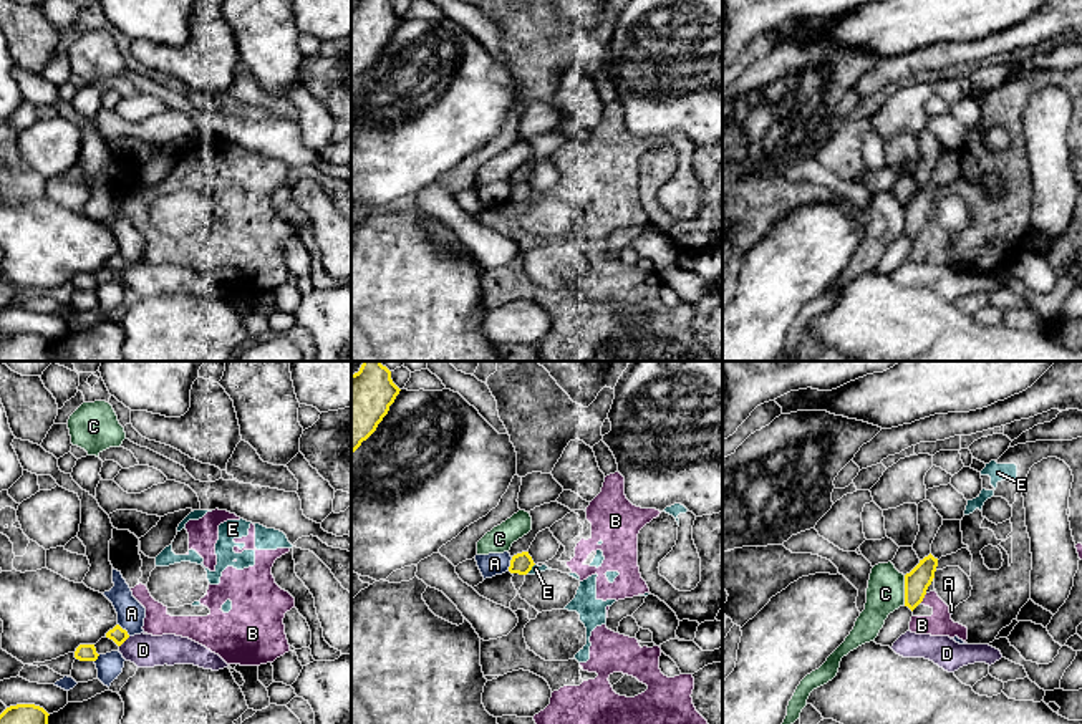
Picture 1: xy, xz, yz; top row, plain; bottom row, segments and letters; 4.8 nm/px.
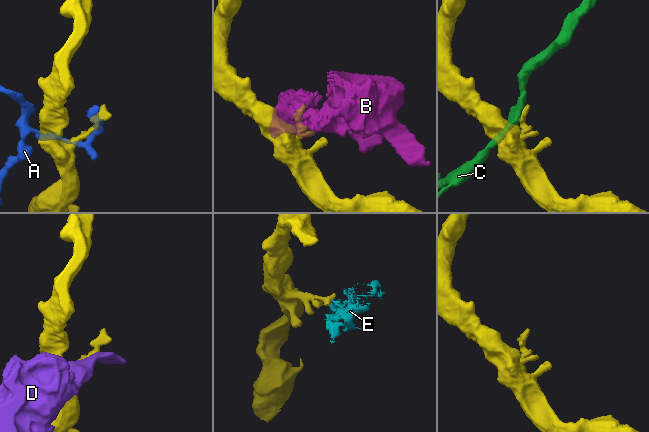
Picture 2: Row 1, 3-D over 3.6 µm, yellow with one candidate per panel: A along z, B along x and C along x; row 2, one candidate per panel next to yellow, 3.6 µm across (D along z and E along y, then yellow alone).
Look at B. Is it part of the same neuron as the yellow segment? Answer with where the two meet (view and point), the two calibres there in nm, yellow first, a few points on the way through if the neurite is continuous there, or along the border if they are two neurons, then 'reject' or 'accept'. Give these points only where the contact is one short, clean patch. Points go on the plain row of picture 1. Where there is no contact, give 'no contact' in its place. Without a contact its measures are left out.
contact yz (923, 226); calibres 120 and 120 nm; reject

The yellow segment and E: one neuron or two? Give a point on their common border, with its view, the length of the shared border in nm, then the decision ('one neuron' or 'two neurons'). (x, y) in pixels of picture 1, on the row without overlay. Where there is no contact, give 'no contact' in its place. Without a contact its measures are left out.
xz (531, 197) | 60 nm | two neurons

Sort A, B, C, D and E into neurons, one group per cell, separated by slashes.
A / B E / C / D

